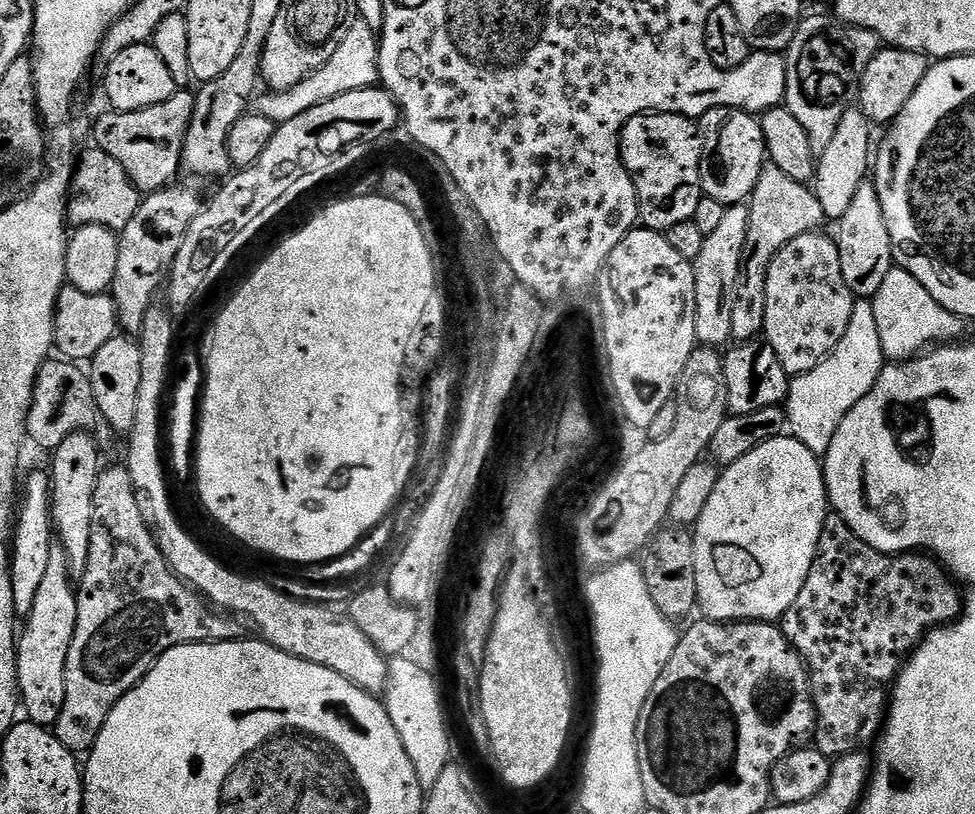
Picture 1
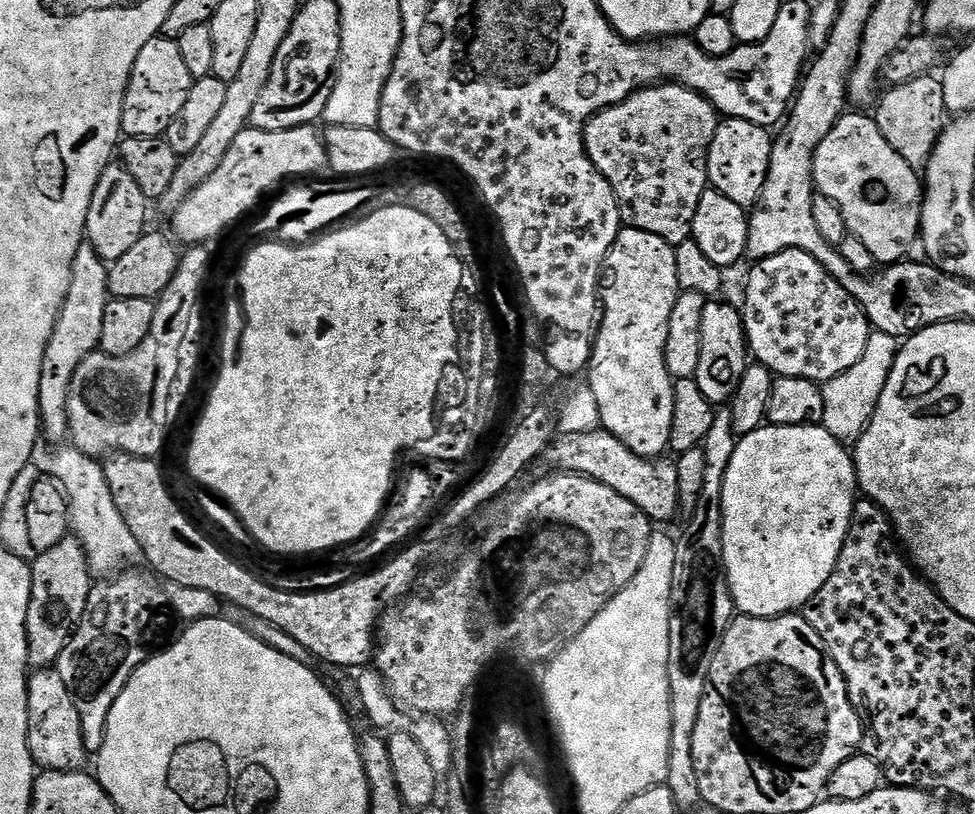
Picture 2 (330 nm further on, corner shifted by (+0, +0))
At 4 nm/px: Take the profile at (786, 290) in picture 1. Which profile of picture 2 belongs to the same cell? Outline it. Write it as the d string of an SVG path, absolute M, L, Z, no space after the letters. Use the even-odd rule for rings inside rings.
M797 248L782 250L765 260L751 265L748 285L744 288L744 339L755 363L764 365L776 376L806 378L823 386L828 380L838 378L866 350L870 325L858 301L842 287L833 276L810 254Z

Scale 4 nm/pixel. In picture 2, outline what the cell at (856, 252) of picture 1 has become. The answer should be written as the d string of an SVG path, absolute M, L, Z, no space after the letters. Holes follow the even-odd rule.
M849 111L840 117L840 120L822 138L818 150L812 159L812 179L814 188L819 195L824 196L838 210L844 219L844 225L851 236L858 238L866 250L876 259L877 265L887 266L898 264L905 259L904 256L917 243L920 235L920 206L922 203L922 180L917 169L886 138L882 138L882 130L878 130L875 119L871 115L859 116Z

